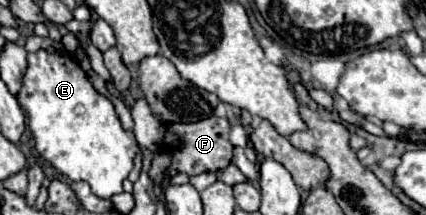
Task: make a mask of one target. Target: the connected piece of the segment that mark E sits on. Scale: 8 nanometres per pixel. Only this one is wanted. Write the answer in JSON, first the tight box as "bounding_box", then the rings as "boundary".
{"bounding_box":[17,49,139,197],"boundary":[[[39,49],[29,53],[27,63],[17,99],[29,117],[39,155],[71,181],[87,181],[97,197],[123,193],[123,181],[133,169],[139,145],[133,131],[123,129],[111,99],[93,89],[85,71],[67,53]]]}

